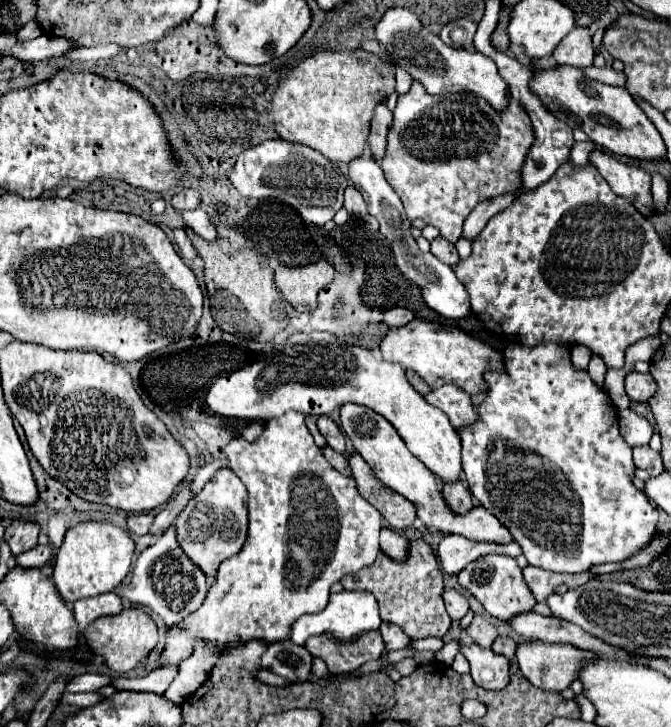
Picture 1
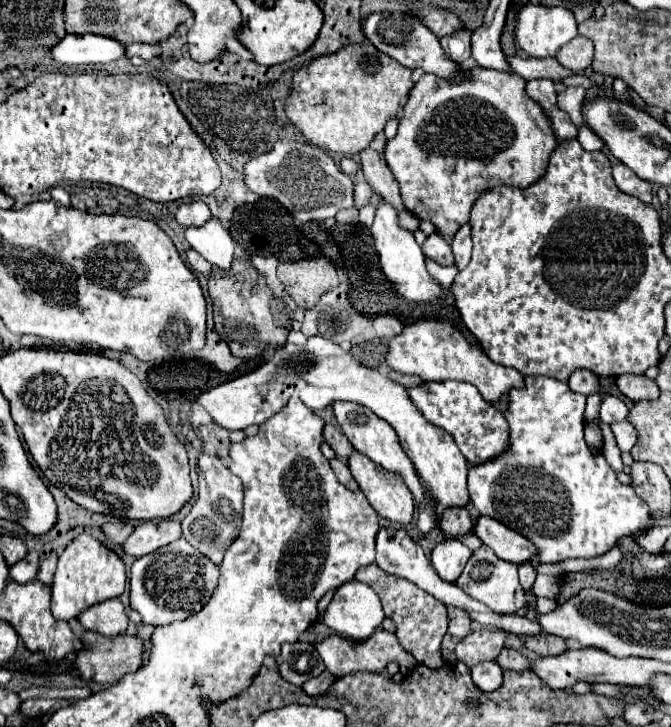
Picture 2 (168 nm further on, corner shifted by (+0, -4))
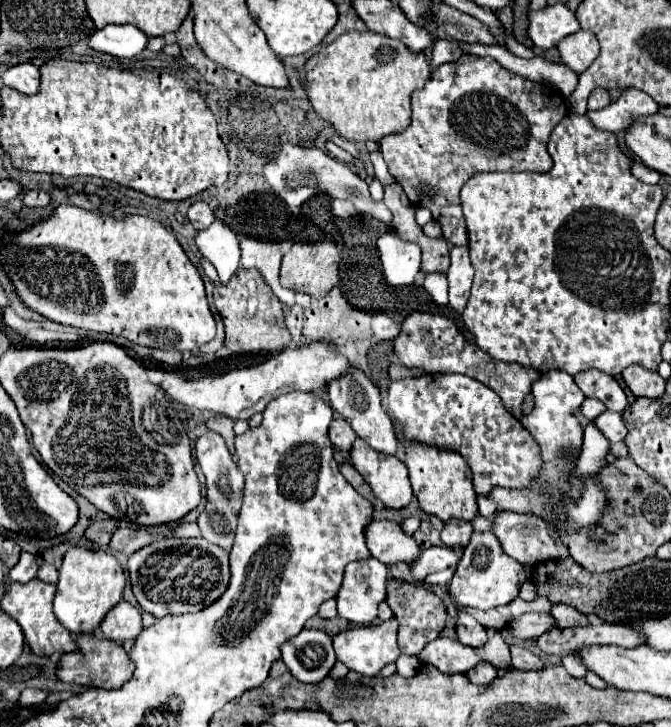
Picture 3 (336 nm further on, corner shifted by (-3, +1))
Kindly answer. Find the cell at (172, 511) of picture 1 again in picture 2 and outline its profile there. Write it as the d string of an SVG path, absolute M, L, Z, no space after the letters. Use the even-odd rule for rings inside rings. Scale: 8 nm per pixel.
M153 520L153 522L141 522L133 534L125 540L123 548L127 554L139 558L149 552L155 552L157 548L163 548L163 544L169 544L181 536L181 526L177 520Z

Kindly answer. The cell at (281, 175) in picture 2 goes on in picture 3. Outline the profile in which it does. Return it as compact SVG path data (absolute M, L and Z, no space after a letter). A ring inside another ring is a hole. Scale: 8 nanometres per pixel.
M284 145L278 159L272 159L264 167L264 177L272 185L272 189L290 205L300 207L304 201L308 201L316 193L326 193L334 199L348 199L354 203L356 211L362 215L370 215L386 225L392 223L392 213L384 207L384 201L374 203L368 191L368 183L360 179L352 169L348 169L344 163L338 163L336 159L328 157L322 149L316 147L300 147L300 145Z

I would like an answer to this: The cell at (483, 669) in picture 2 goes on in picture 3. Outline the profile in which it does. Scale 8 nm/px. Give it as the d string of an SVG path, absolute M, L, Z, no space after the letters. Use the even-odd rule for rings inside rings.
M478 663L472 671L468 671L468 679L476 685L484 685L484 683L492 683L492 679L496 677L496 669L488 663Z

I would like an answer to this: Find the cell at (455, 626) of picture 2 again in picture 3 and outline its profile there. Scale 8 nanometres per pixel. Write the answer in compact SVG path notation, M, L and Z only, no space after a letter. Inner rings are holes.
M460 611L460 617L456 621L456 633L458 633L458 641L462 645L468 645L468 647L482 647L488 639L488 633L486 629L468 613Z

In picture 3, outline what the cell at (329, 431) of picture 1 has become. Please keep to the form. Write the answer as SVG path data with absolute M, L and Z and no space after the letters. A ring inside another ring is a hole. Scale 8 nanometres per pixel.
M334 419L330 423L330 441L338 451L350 451L352 443L356 439L354 429L344 419Z

